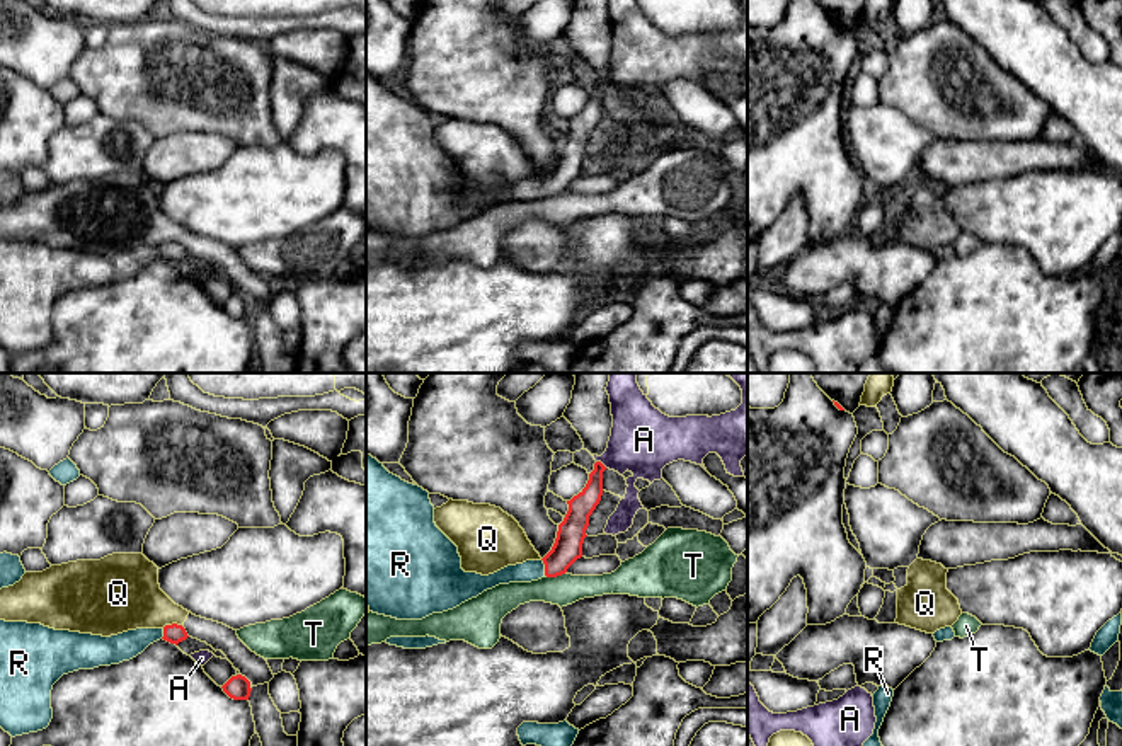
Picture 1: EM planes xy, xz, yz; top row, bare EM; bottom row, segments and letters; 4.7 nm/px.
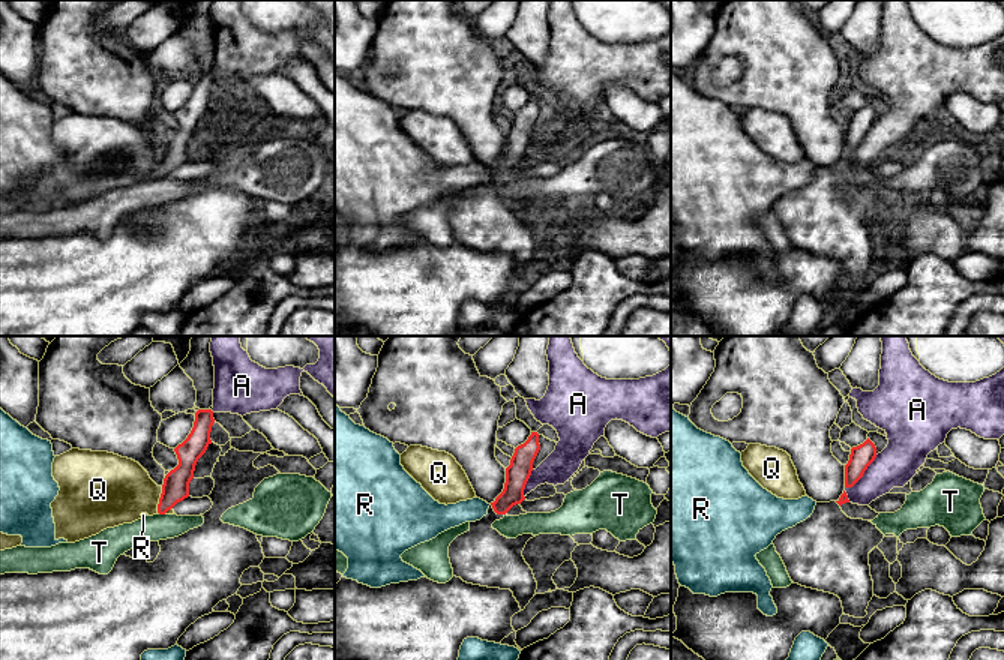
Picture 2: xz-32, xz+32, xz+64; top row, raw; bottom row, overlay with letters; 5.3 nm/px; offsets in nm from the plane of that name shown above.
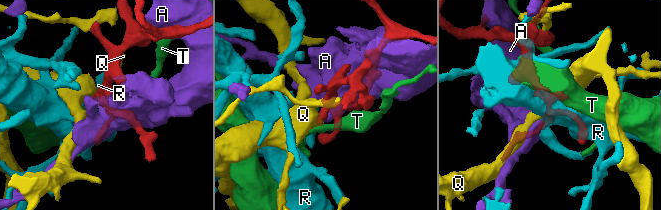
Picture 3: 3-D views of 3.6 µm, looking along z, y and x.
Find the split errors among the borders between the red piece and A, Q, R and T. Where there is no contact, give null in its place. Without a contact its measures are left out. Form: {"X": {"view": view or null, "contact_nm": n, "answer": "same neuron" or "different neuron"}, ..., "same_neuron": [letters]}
{"A": {"view": "xz", "contact_nm": 70, "answer": "different neuron"}, "Q": {"view": "xy", "contact_nm": 100, "answer": "different neuron"}, "R": {"view": "xz", "contact_nm": 80, "answer": "same neuron"}, "T": {"view": "xz", "contact_nm": 110, "answer": "different neuron"}, "same_neuron": ["R"]}

